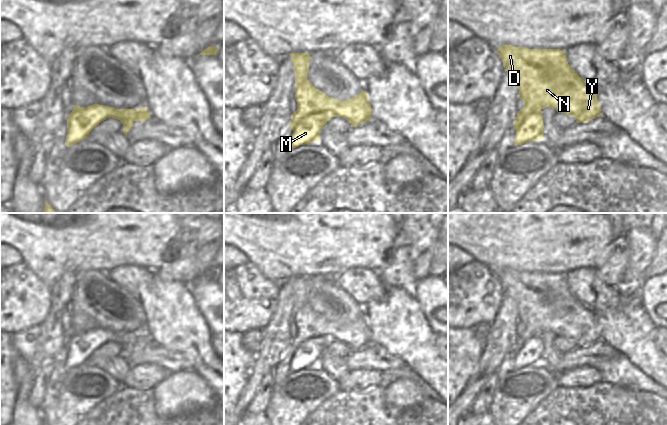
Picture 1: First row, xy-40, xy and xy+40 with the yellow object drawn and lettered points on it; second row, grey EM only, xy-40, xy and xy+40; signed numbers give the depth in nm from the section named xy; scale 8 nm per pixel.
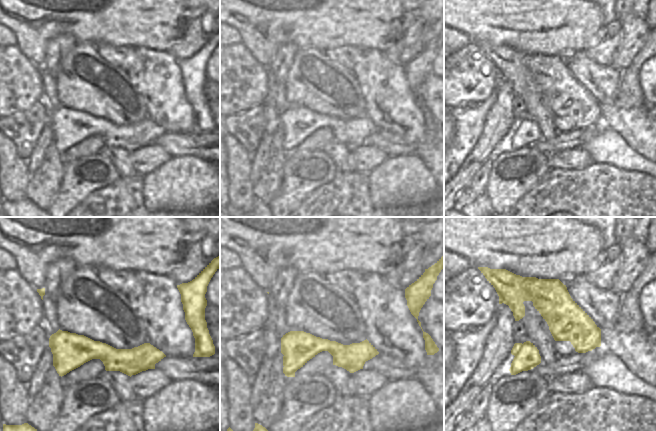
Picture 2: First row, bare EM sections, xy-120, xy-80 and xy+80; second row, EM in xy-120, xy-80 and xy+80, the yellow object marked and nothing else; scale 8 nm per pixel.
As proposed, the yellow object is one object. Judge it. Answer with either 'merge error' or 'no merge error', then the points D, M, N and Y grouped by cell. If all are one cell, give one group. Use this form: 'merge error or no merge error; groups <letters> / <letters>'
merge error; groups D N Y / M

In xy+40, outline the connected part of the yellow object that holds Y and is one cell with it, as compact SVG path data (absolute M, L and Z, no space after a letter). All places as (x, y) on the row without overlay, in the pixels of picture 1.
M502 269L497 278L503 286L505 295L517 304L518 320L523 324L523 332L517 337L512 349L516 357L530 339L541 337L546 331L572 339L577 347L586 347L601 339L597 315L569 290L565 275Z

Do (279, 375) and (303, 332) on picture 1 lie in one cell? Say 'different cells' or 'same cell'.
same cell

